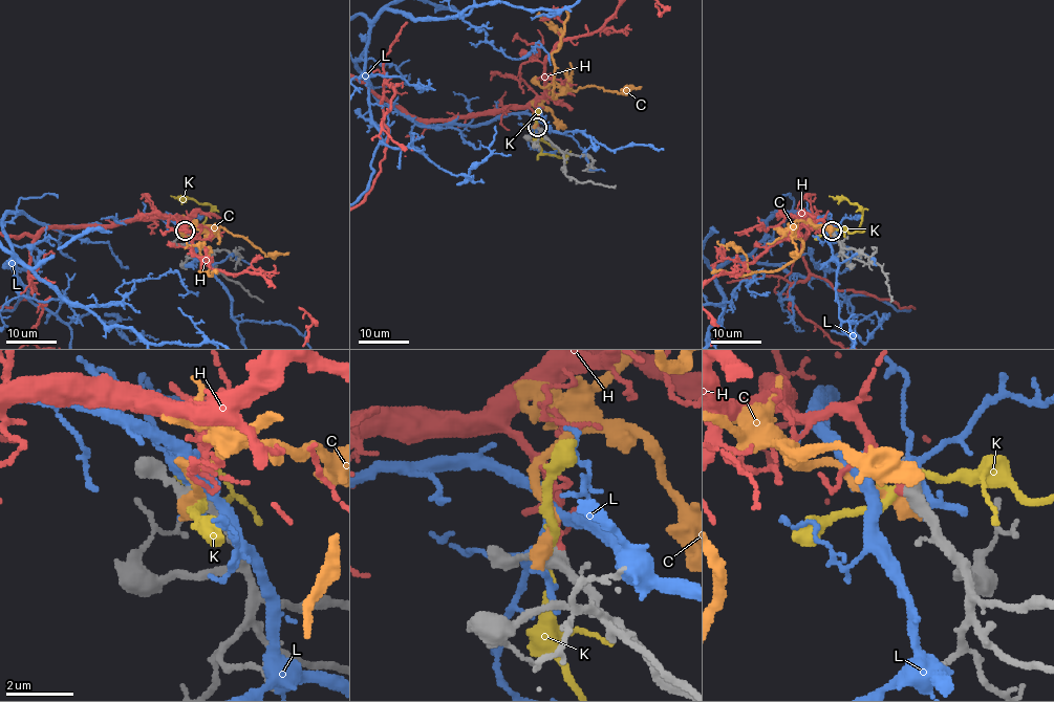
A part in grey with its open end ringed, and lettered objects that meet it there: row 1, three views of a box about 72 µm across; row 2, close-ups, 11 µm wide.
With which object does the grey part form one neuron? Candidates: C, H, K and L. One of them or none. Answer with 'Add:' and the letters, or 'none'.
Add: H

